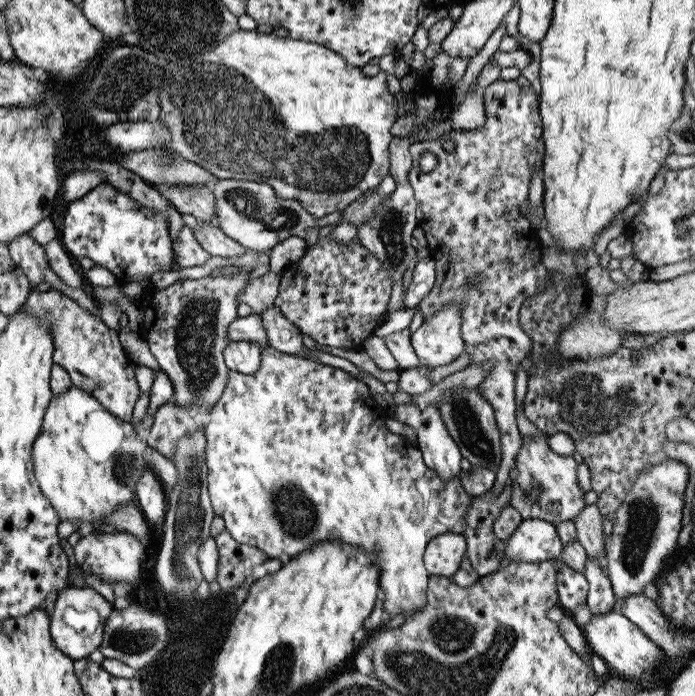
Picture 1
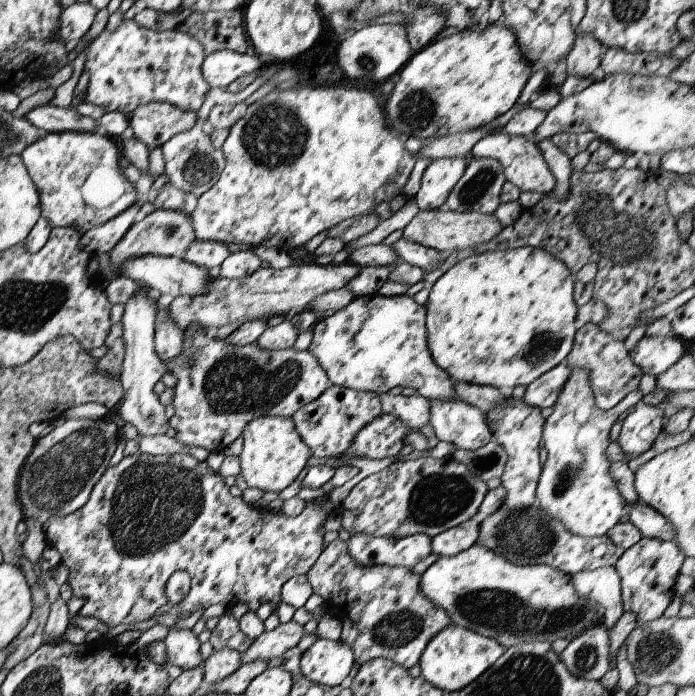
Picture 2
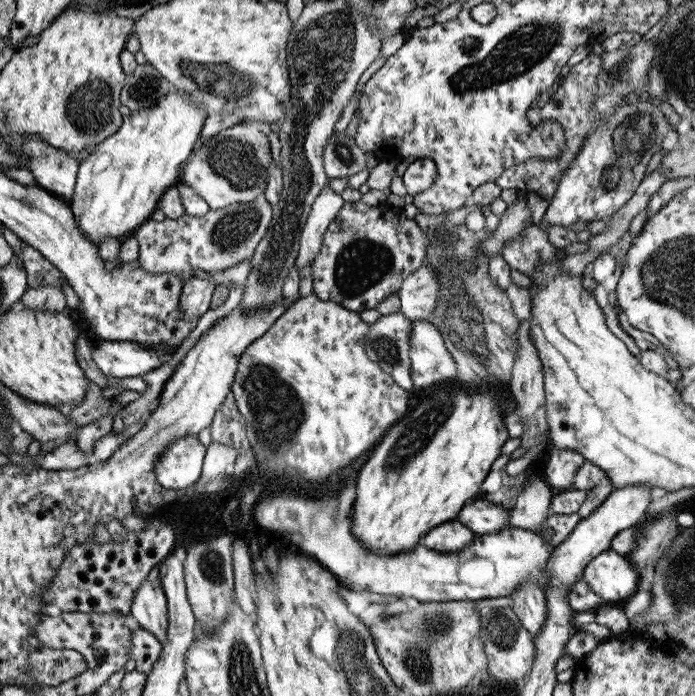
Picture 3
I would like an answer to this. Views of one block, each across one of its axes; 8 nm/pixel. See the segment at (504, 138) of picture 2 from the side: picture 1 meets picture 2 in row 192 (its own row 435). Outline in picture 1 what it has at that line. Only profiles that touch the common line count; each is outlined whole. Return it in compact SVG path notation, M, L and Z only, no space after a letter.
M539 433L540 435L530 437L530 439L520 437L521 449L517 451L517 455L515 455L515 465L513 465L518 473L513 481L508 480L508 483L511 484L509 505L515 508L517 512L523 512L521 514L522 520L539 518L553 525L559 524L562 520L574 521L579 512L581 512L581 509L585 506L585 502L583 502L584 493L579 487L575 474L576 463L569 456L559 456L553 453L553 451L549 449L549 435Z

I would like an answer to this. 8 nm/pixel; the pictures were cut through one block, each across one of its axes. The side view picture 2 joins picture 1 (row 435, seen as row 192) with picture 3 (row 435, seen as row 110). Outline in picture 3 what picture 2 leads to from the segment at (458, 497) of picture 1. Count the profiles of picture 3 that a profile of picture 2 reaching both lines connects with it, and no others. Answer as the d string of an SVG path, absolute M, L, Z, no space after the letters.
M313 293L305 297L299 297L293 301L274 321L268 330L249 343L237 359L237 370L233 382L231 382L230 393L232 394L237 411L245 418L245 437L258 468L265 470L267 474L275 478L284 478L297 486L297 488L309 488L311 484L323 482L333 472L347 466L352 460L358 458L369 447L376 446L387 430L394 425L407 410L408 391L399 388L395 381L383 372L375 362L368 360L364 351L364 336L368 330L368 324L363 322L359 313L347 310L342 305L335 304L329 300L319 300Z

